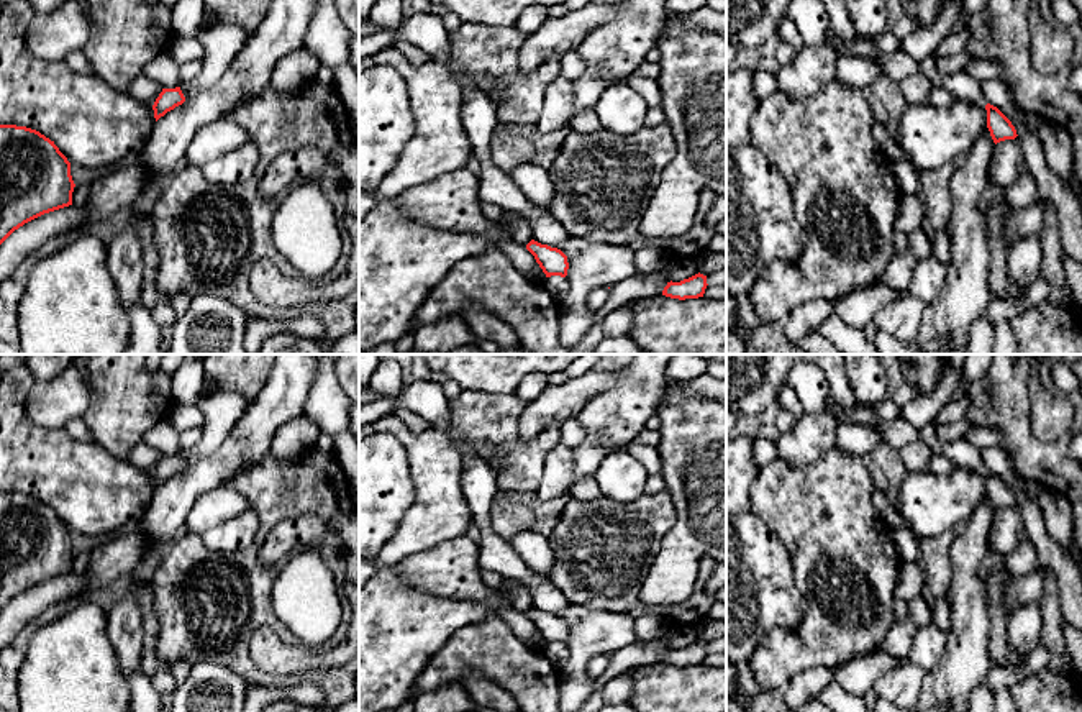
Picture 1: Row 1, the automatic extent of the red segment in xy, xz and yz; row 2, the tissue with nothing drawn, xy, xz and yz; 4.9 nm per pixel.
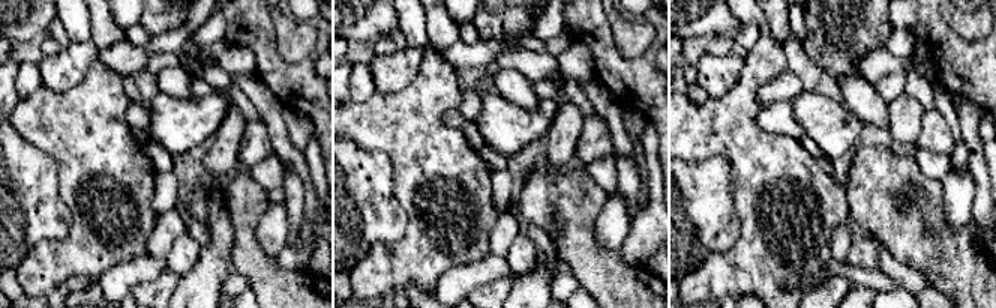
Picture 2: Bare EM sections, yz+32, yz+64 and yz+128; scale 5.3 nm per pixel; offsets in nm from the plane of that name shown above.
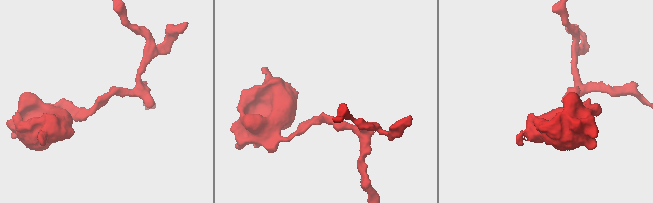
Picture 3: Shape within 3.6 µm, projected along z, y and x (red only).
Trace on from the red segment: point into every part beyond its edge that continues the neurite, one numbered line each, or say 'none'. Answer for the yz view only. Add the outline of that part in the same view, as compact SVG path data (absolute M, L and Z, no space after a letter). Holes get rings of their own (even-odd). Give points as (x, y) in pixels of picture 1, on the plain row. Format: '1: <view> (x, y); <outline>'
none

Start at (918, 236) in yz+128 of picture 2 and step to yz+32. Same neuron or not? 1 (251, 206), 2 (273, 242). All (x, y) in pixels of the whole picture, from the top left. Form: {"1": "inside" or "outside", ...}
{"1": "inside", "2": "outside"}

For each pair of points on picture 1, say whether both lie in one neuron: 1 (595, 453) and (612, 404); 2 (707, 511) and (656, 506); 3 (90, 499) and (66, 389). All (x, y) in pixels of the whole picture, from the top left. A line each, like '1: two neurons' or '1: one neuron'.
1: one neuron
2: two neurons
3: two neurons

